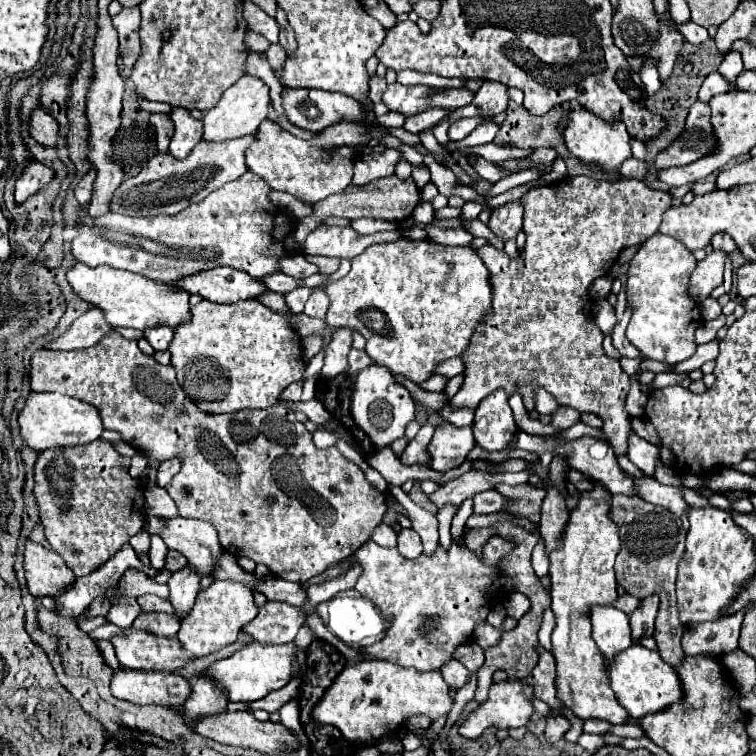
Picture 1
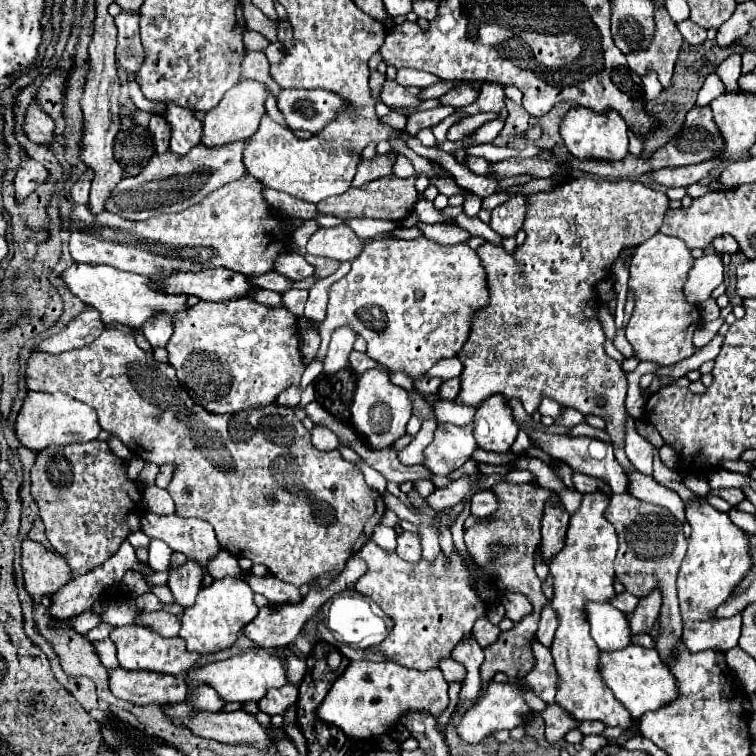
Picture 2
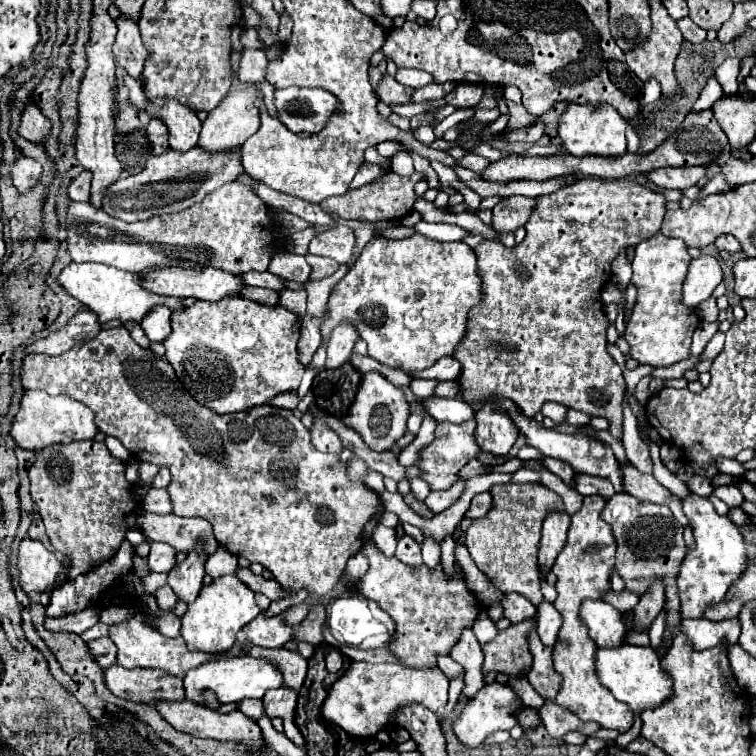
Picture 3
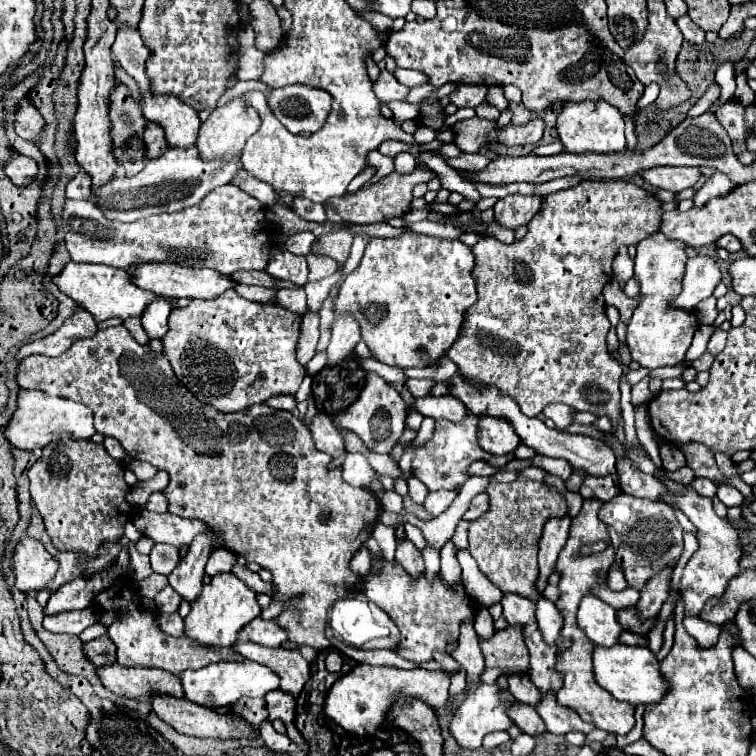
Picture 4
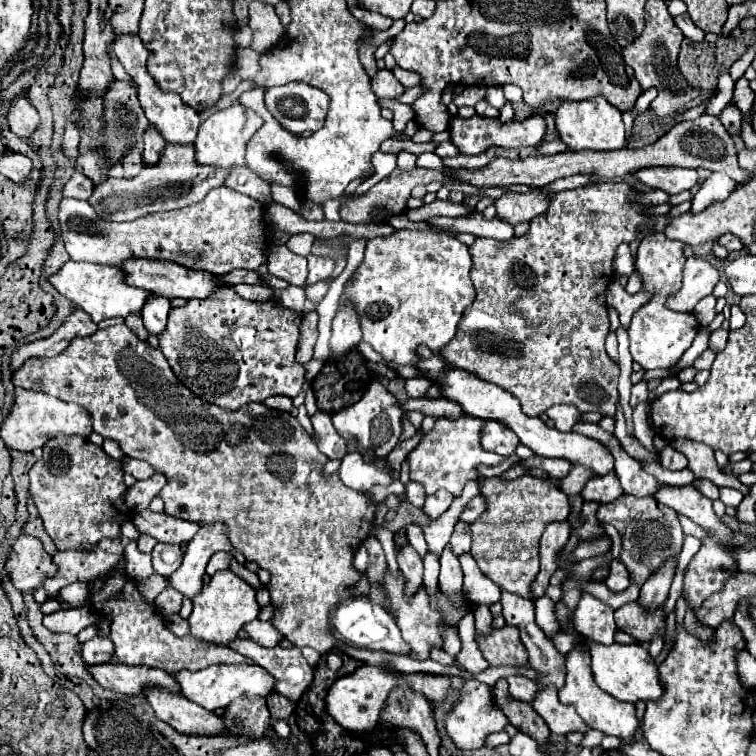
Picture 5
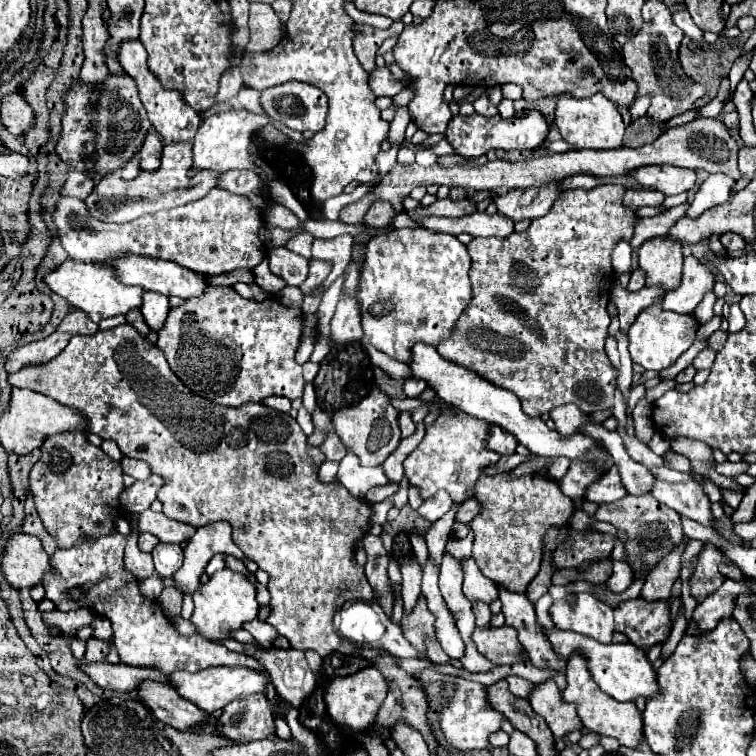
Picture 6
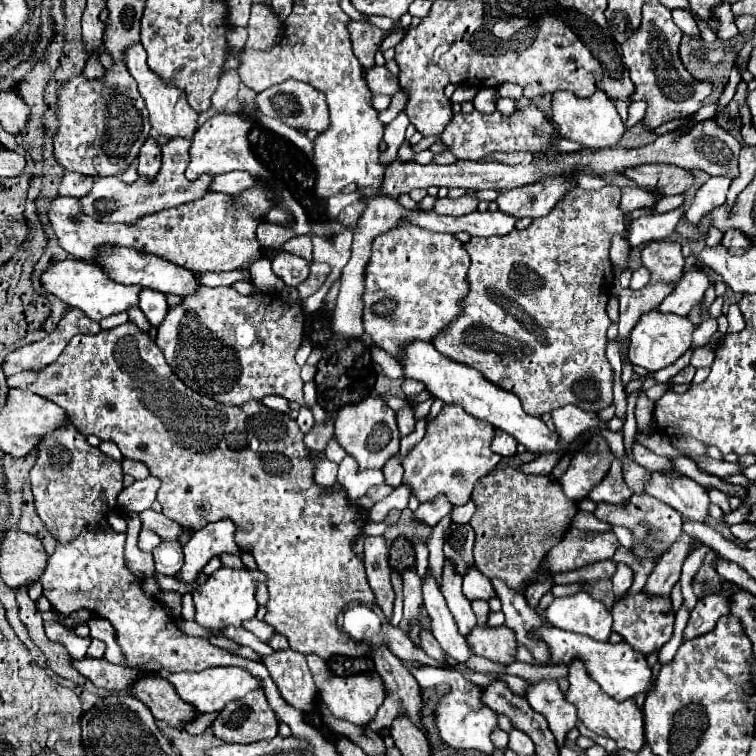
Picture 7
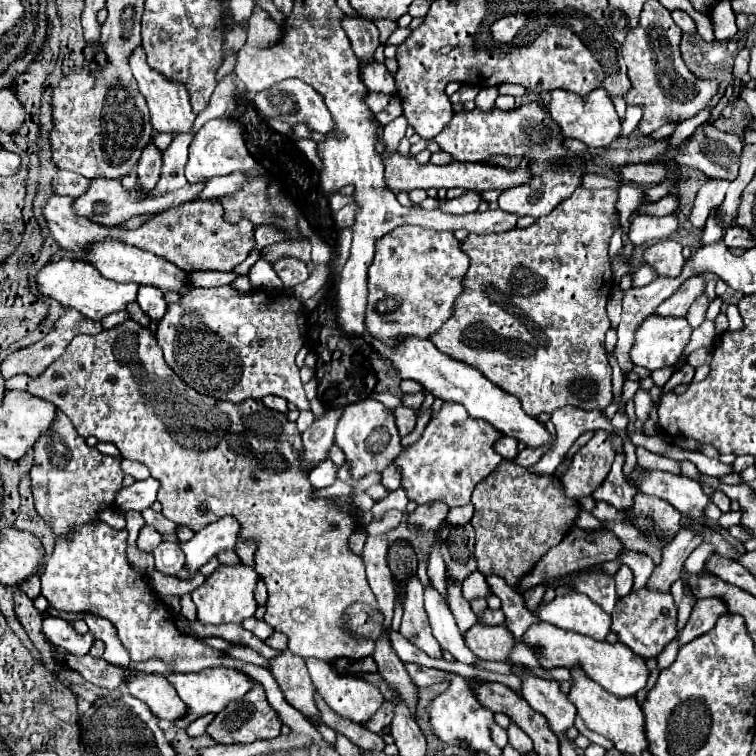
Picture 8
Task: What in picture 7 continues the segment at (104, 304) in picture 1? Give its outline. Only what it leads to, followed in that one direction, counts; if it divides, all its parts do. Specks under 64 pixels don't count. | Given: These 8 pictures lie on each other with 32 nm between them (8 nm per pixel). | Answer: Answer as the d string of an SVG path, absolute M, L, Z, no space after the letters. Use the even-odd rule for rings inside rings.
M66 258L62 262L50 264L42 272L40 284L46 294L56 296L66 306L82 310L90 320L96 320L96 322L100 322L106 316L126 312L130 306L136 304L138 294L140 294L140 288L136 288L134 284L130 284L130 286L118 284L118 282L110 280L96 264L84 262L84 260L74 260L74 258Z

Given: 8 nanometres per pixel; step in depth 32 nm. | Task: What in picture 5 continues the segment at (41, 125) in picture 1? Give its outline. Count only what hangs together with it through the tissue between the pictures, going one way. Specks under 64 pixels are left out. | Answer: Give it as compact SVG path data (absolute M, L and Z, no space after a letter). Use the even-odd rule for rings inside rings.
M16 96L14 100L10 100L8 128L16 136L28 138L38 128L38 122L40 122L38 112L32 108L32 104L24 96Z

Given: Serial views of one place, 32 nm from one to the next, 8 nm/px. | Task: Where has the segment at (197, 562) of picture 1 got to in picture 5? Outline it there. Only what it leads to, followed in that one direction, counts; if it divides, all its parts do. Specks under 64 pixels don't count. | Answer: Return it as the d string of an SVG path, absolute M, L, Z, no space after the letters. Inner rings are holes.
M152 510L138 512L134 518L134 526L140 534L150 534L158 542L186 544L200 530L198 524L188 524L186 520L176 520L166 514L156 514Z

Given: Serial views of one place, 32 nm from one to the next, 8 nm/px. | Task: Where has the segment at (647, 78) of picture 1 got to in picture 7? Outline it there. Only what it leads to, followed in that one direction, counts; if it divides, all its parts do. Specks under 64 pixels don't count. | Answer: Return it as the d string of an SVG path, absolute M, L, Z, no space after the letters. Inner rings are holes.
M632 102L628 106L628 120L624 122L624 128L630 130L634 124L638 124L642 120L644 112L646 112L646 102Z

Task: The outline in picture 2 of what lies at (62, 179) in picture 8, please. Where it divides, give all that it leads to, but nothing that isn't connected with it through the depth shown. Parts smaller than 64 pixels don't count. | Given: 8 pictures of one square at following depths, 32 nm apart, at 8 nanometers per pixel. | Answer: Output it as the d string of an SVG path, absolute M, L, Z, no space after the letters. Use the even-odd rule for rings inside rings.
M86 170L86 172L78 178L78 182L70 188L70 196L72 196L72 200L74 200L74 202L78 202L78 204L88 202L90 182L92 182L92 172L88 172L88 170Z

